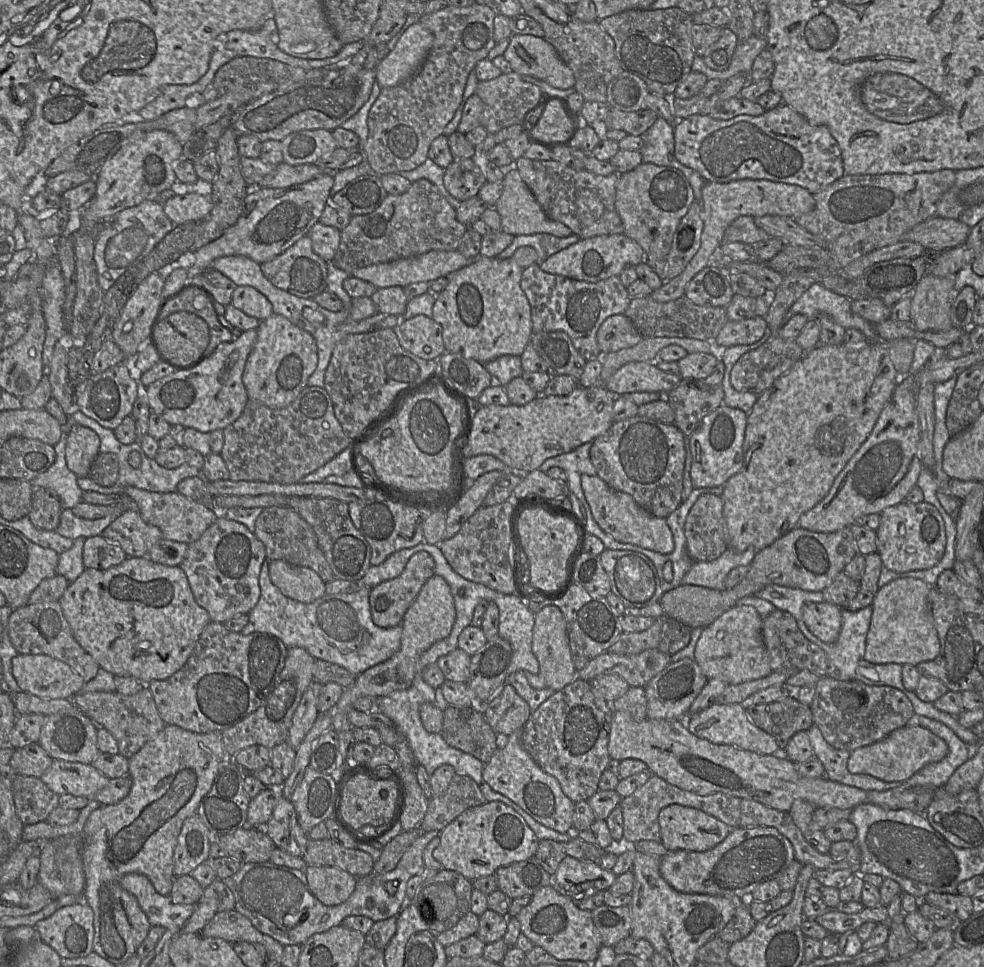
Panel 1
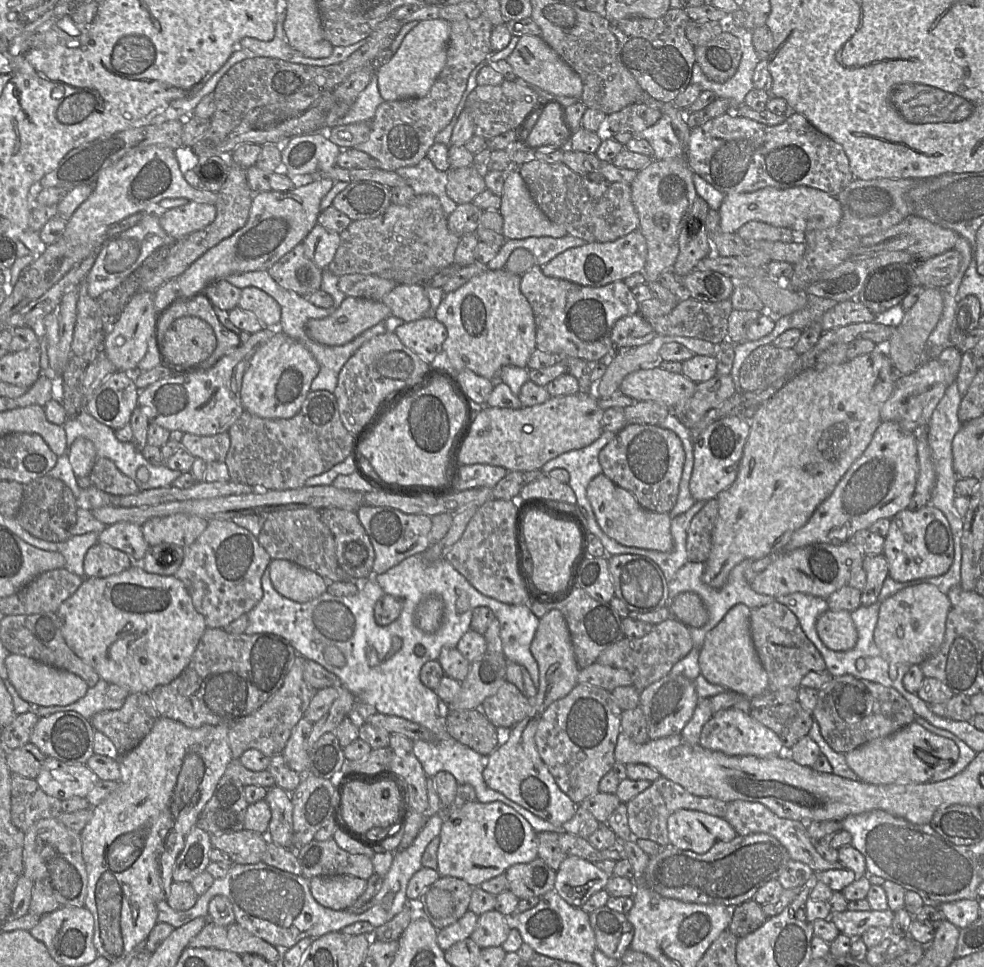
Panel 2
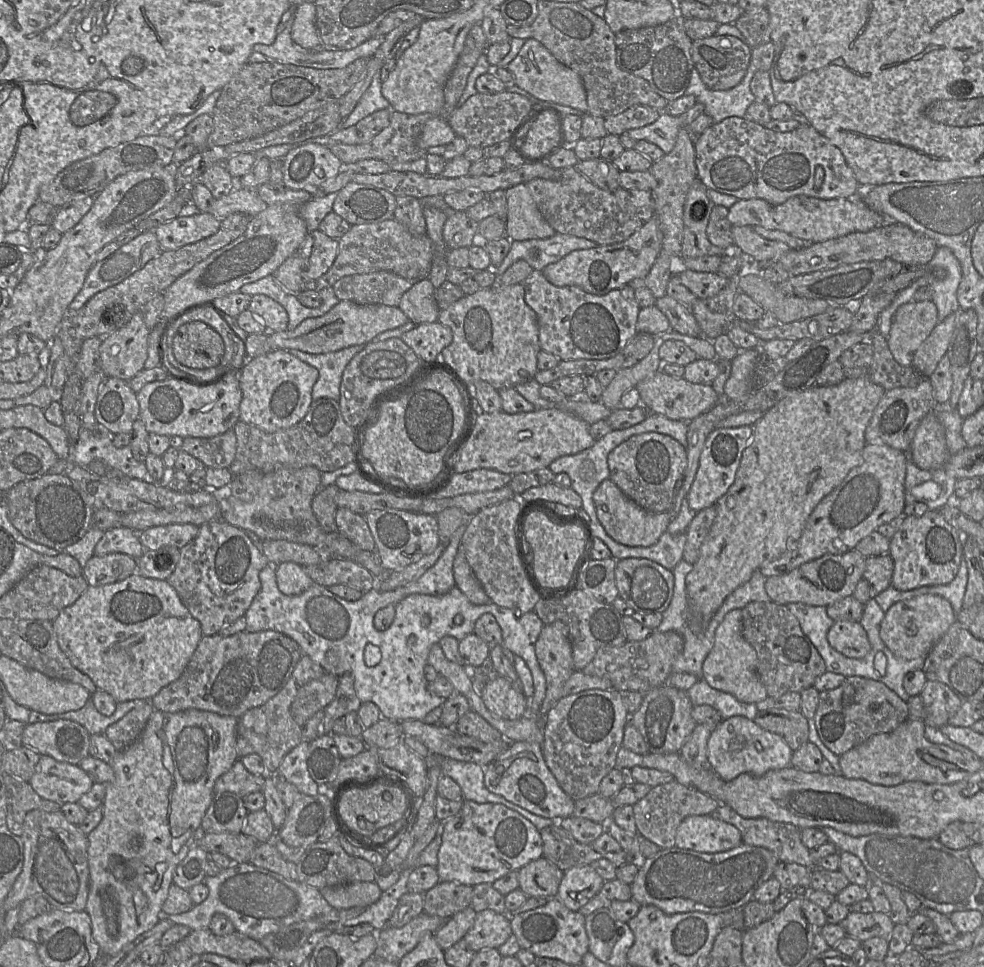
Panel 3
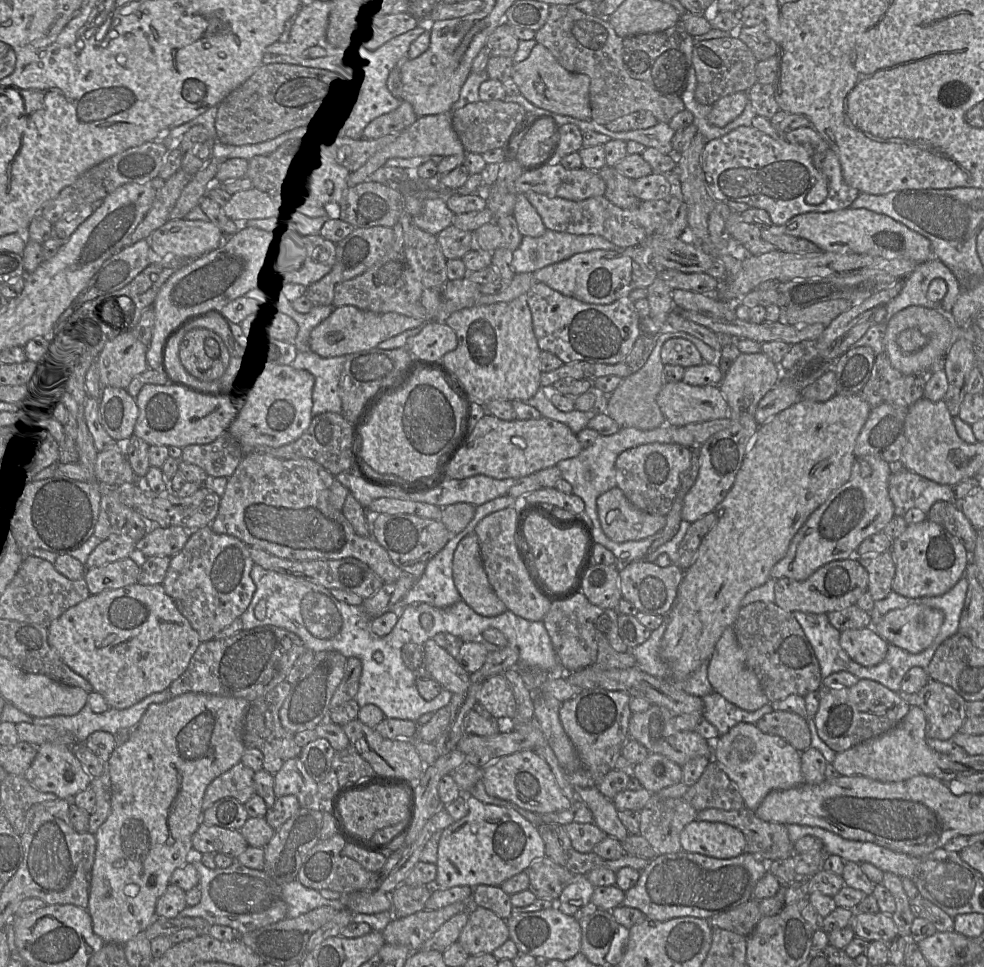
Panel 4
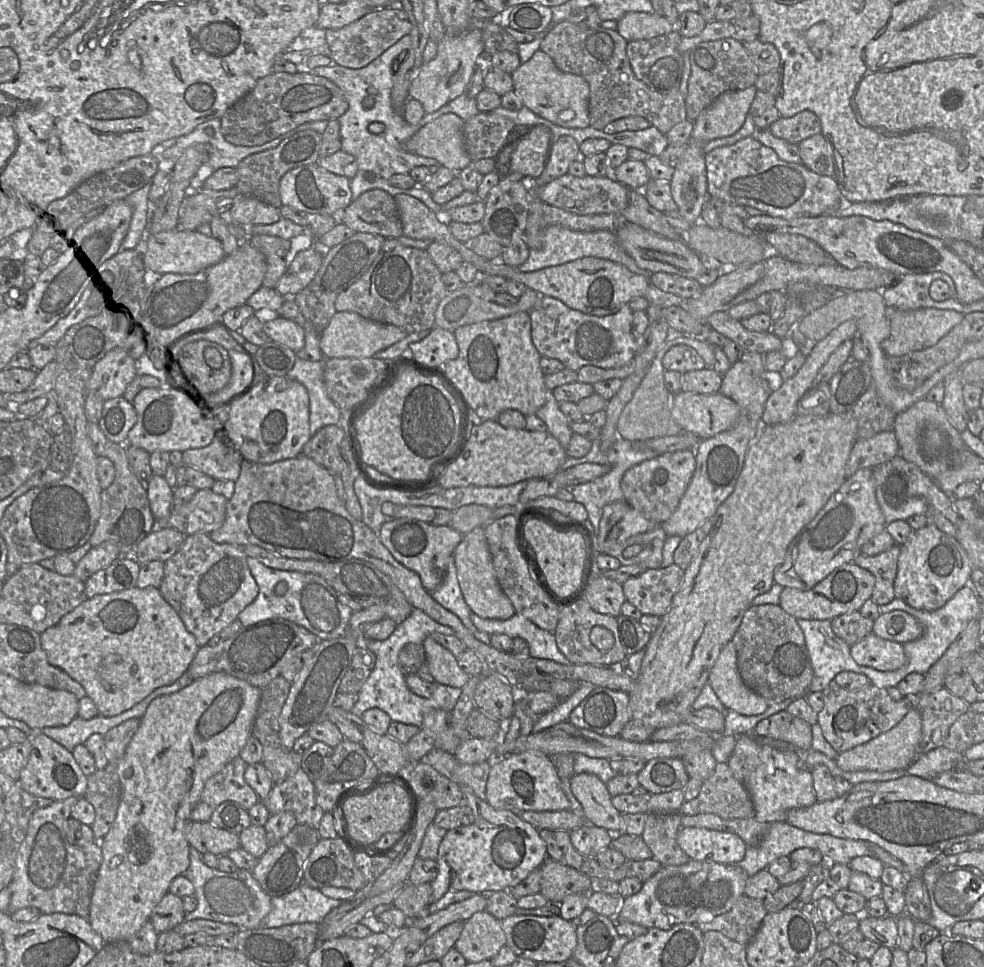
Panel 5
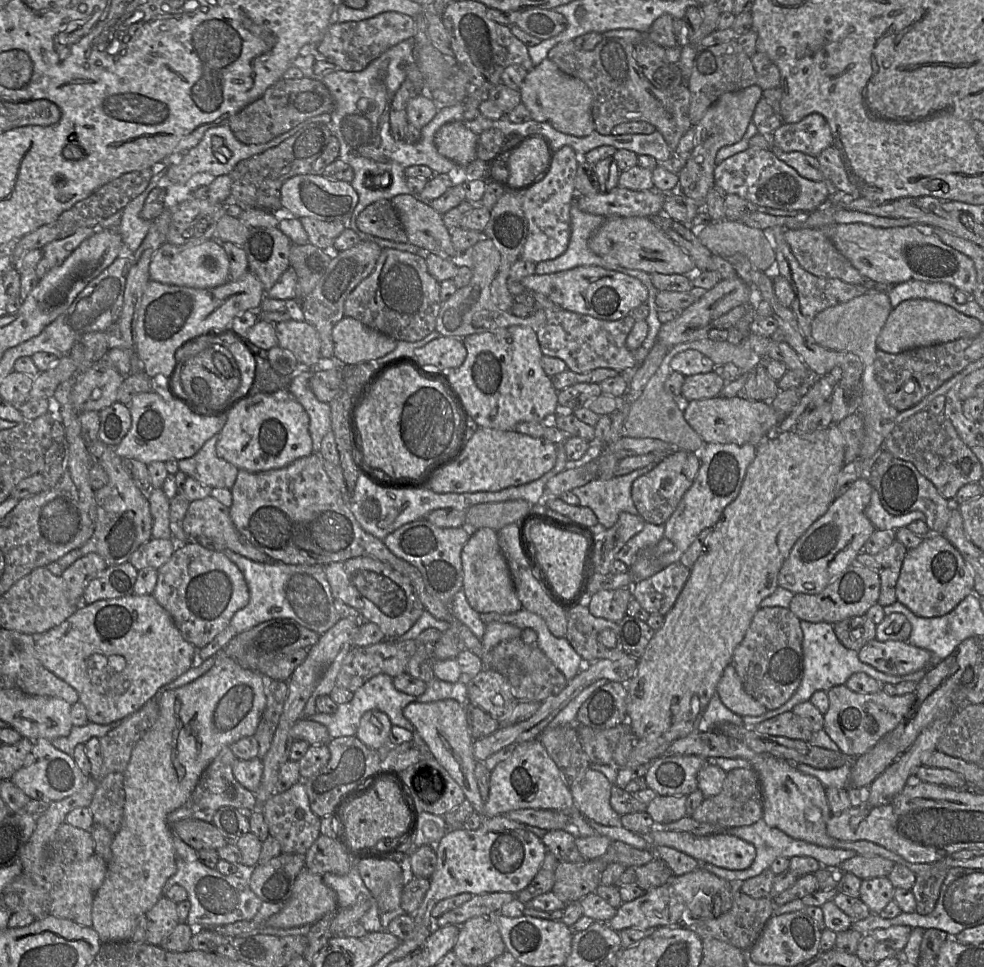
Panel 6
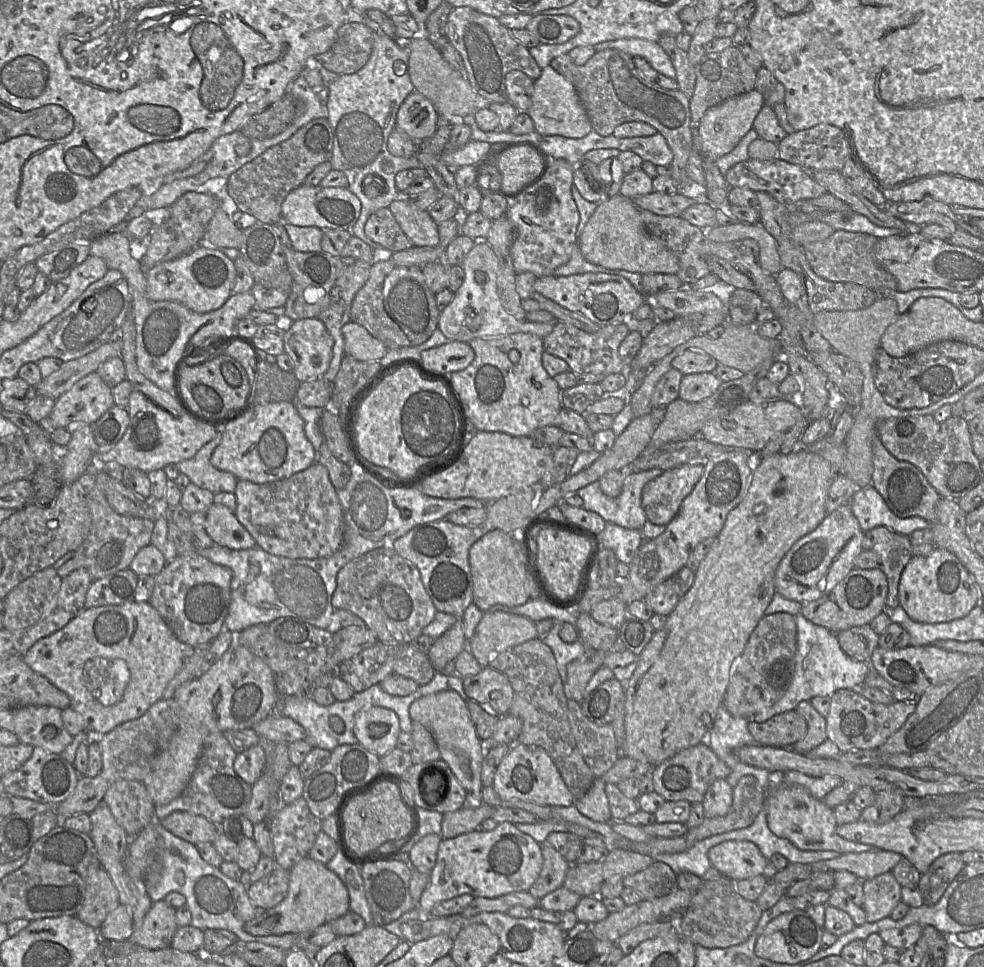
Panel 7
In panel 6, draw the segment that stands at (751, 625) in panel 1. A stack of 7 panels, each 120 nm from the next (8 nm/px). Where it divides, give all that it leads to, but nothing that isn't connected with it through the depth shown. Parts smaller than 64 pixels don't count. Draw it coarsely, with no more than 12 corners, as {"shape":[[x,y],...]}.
{"shape":[[732,663],[716,694],[740,716],[768,711],[745,691]]}

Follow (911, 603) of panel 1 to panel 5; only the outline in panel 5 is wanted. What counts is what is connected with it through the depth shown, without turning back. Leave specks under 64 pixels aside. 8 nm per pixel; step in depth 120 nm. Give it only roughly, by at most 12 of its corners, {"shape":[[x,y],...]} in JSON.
{"shape":[[902,610],[880,614],[873,633],[901,644],[919,639],[924,628]]}

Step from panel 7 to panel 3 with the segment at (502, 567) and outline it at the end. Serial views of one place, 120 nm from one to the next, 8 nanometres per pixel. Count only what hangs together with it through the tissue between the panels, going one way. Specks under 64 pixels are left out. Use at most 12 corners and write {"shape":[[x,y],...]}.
{"shape":[[461,545],[454,558],[456,586],[471,603],[492,602],[467,562]]}

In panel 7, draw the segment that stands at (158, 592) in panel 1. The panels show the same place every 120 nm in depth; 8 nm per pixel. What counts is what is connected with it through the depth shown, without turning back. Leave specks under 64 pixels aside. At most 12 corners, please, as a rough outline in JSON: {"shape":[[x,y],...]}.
{"shape":[[149,602],[85,608],[25,663],[91,735],[141,717],[195,648]]}

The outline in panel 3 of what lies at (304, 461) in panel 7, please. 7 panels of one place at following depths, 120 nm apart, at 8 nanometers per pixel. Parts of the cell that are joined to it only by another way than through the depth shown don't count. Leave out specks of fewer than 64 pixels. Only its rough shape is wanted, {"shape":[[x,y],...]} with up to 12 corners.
{"shape":[[286,349],[239,371],[239,420],[273,433],[301,421],[319,372]]}

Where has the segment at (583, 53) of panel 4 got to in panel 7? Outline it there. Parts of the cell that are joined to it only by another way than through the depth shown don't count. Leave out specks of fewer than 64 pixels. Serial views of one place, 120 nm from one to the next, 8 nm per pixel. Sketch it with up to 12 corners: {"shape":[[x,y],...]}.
{"shape":[[569,54],[550,65],[572,83],[595,132],[651,125],[673,153],[671,178],[692,182],[690,99],[648,81],[633,56]]}

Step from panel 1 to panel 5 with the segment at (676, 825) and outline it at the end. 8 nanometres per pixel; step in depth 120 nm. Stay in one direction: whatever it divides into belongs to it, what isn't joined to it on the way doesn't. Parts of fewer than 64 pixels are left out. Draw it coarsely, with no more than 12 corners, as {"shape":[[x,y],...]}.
{"shape":[[681,828],[690,860],[736,865],[746,854],[735,833]]}

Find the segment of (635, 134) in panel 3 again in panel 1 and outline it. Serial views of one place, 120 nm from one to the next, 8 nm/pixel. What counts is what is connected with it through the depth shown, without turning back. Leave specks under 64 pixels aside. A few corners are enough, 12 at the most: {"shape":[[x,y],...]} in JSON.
{"shape":[[658,117],[641,135],[642,163],[693,170],[674,155],[674,124]]}

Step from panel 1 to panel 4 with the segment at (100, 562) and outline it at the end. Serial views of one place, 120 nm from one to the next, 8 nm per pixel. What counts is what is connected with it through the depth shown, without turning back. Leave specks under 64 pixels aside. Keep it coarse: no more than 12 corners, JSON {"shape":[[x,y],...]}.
{"shape":[[129,557],[87,569],[89,593],[137,583]]}

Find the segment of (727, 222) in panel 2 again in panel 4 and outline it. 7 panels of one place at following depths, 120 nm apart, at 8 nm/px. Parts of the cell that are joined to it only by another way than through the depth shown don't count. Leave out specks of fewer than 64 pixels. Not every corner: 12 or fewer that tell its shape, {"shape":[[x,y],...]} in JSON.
{"shape":[[849,207],[775,225],[767,211],[743,222],[809,240],[822,251],[933,257],[927,238],[887,215]]}

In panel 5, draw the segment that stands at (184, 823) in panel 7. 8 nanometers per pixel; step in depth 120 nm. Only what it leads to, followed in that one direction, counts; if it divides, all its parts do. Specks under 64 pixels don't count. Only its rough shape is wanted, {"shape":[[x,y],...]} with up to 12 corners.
{"shape":[[189,822],[185,836],[200,854],[240,848],[239,835],[210,822]]}

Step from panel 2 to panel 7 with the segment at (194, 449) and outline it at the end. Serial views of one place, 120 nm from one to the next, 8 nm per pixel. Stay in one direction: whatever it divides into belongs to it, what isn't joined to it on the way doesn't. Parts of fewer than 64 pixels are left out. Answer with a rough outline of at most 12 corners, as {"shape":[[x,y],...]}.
{"shape":[[217,436],[177,464],[179,473],[213,494],[234,493],[238,479],[212,466]]}

